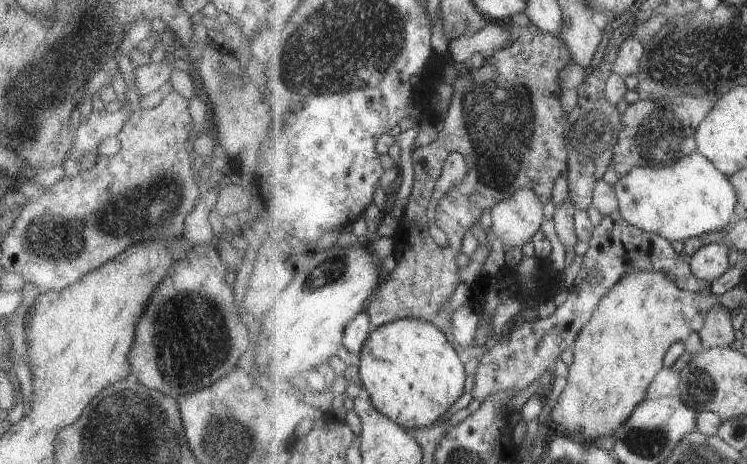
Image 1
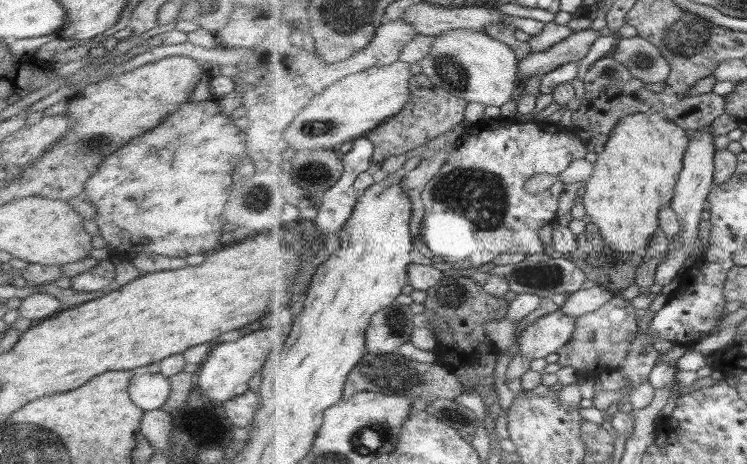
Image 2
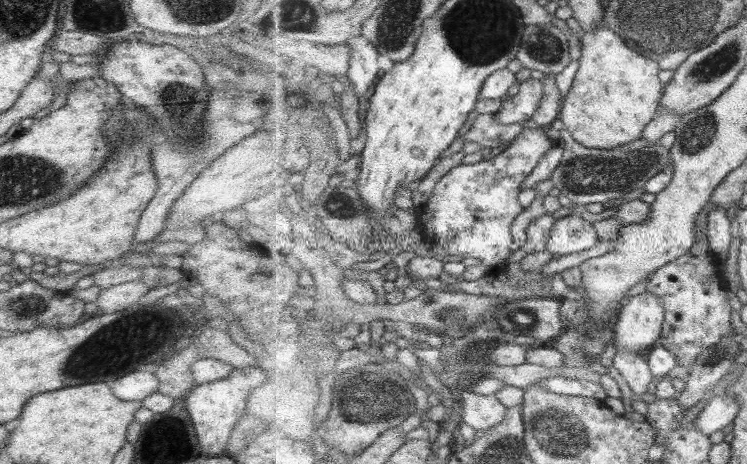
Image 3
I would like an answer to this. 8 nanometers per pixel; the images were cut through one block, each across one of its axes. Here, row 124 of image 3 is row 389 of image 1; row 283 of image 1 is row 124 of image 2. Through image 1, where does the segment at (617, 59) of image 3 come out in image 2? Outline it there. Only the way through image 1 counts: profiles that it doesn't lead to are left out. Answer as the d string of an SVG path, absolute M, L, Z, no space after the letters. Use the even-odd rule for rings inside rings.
M635 114L623 118L621 122L617 122L616 130L611 134L610 140L607 142L603 151L597 151L598 158L594 162L595 172L593 176L587 181L585 186L585 193L583 195L583 203L588 213L587 219L600 228L601 234L603 234L603 240L613 248L613 250L619 250L623 253L635 253L639 250L645 250L651 242L651 238L655 236L655 232L660 228L660 213L663 208L672 207L671 202L674 200L674 190L676 183L679 182L679 177L682 174L682 170L685 164L685 154L687 153L690 140L687 136L687 132L681 127L677 126L675 122L669 121L663 114Z

